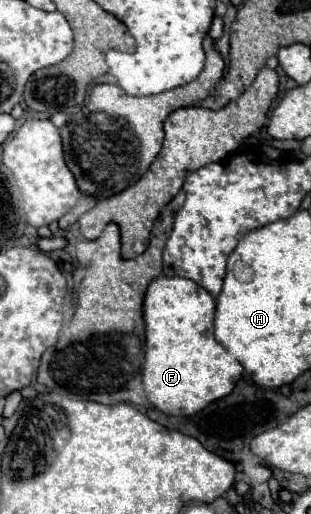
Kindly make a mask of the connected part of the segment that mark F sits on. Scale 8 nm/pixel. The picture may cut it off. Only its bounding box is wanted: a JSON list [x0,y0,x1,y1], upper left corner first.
[143,275,243,415]

